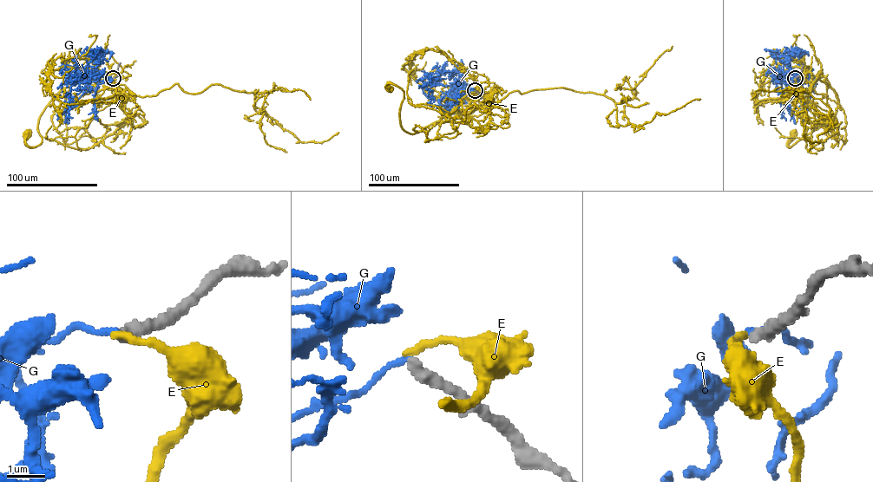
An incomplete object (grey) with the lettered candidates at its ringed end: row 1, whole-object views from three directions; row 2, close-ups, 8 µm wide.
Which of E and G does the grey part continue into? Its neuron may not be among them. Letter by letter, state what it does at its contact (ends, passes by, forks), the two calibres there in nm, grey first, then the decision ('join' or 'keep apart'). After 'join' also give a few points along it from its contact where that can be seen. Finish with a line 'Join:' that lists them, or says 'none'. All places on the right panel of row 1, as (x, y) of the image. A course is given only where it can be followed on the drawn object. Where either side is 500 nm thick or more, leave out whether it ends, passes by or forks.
E: it ends | 320/200 nm | keep apart
G: it ends | 360/150 nm | keep apart
Join: none

